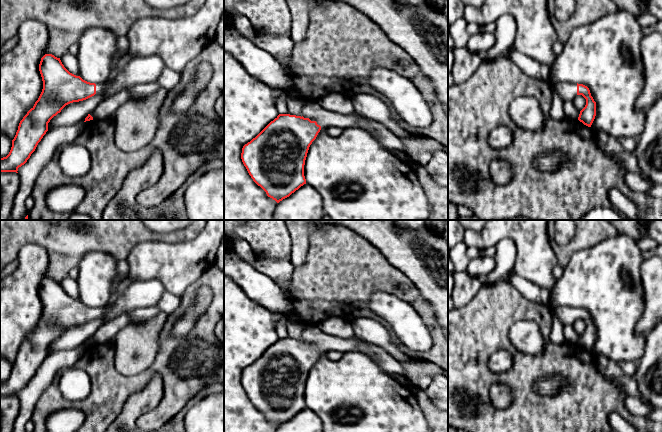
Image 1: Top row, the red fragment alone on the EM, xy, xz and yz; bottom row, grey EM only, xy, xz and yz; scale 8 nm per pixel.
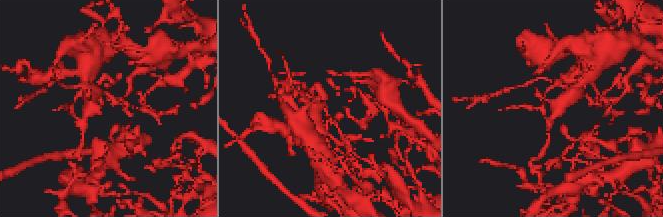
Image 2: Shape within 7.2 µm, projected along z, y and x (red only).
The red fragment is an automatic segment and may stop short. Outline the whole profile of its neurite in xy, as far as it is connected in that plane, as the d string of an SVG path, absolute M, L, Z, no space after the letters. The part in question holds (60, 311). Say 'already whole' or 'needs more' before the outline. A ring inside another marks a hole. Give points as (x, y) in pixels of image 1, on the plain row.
needs more; M45 278L39 288L42 316L20 345L9 378L0 382L0 396L18 397L48 355L50 344L66 329L98 318L107 322L135 308L156 306L165 291L162 282L156 279L135 281L114 304L95 308L70 297L60 282Z

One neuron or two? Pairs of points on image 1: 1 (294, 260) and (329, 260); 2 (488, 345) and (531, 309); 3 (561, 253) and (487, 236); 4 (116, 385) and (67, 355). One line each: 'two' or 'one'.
1: two
2: one
3: two
4: two

